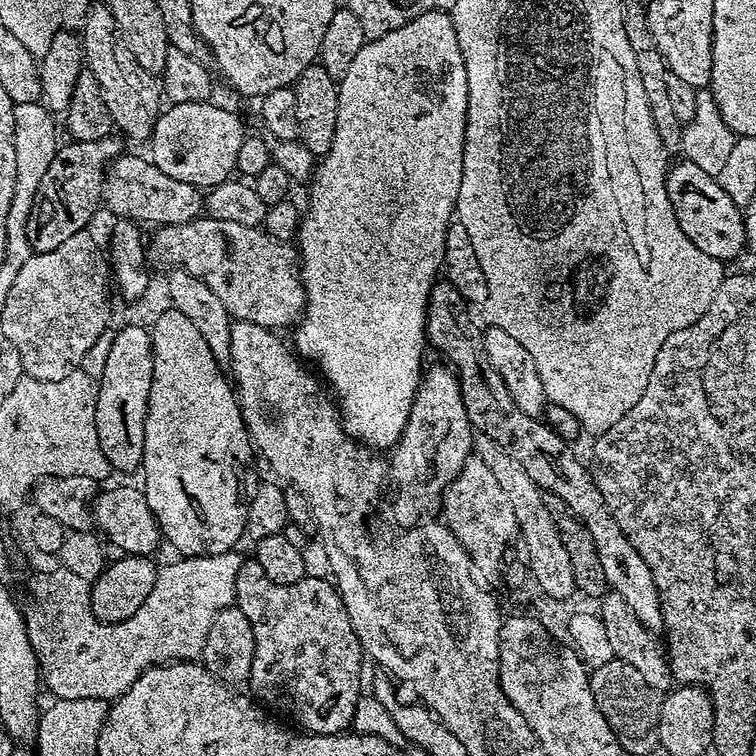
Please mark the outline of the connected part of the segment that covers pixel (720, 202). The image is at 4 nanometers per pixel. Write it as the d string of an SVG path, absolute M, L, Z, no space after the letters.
M684 158L680 162L673 168L671 165L666 172L668 197L678 218L678 226L682 226L682 234L686 234L686 238L690 238L690 242L694 242L702 254L710 254L710 258L721 262L729 262L746 248L745 213L741 205L732 201L726 190L722 190L717 177L706 174L690 160Z

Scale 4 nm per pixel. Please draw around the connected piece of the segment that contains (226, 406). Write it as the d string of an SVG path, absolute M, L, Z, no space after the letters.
M171 306L165 308L156 325L150 328L152 385L146 414L142 491L158 522L161 537L167 543L169 540L180 551L181 557L214 556L233 551L236 543L245 539L248 467L254 457L254 445L240 413L240 401L236 399L233 385L214 354L210 354L210 346L206 346L201 332L186 314Z

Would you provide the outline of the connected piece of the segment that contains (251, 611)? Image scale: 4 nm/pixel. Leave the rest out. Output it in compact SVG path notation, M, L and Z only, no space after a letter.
M248 558L238 570L235 607L246 614L254 630L254 666L248 679L251 695L273 713L293 716L305 733L313 736L347 733L353 727L352 719L362 695L360 671L366 665L366 657L335 583L308 574L297 584L279 584L266 578L266 570L258 566L255 558Z

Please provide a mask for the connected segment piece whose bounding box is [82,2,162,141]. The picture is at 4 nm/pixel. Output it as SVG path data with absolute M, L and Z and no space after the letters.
M102 2L93 3L88 10L82 29L82 43L87 71L92 72L94 78L98 78L98 86L102 86L102 98L106 98L106 110L110 110L113 125L129 141L147 141L162 113L162 88L153 73L138 66L138 58L130 54L126 42L120 37L114 14L110 14L110 10Z

